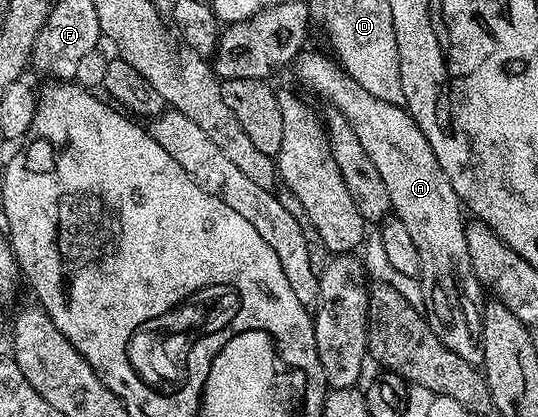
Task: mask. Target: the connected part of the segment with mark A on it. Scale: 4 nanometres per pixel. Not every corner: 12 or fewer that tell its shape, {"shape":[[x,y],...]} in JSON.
{"shape":[[336,58],[297,75],[347,117],[421,266],[423,314],[484,364],[463,204],[423,129]]}

